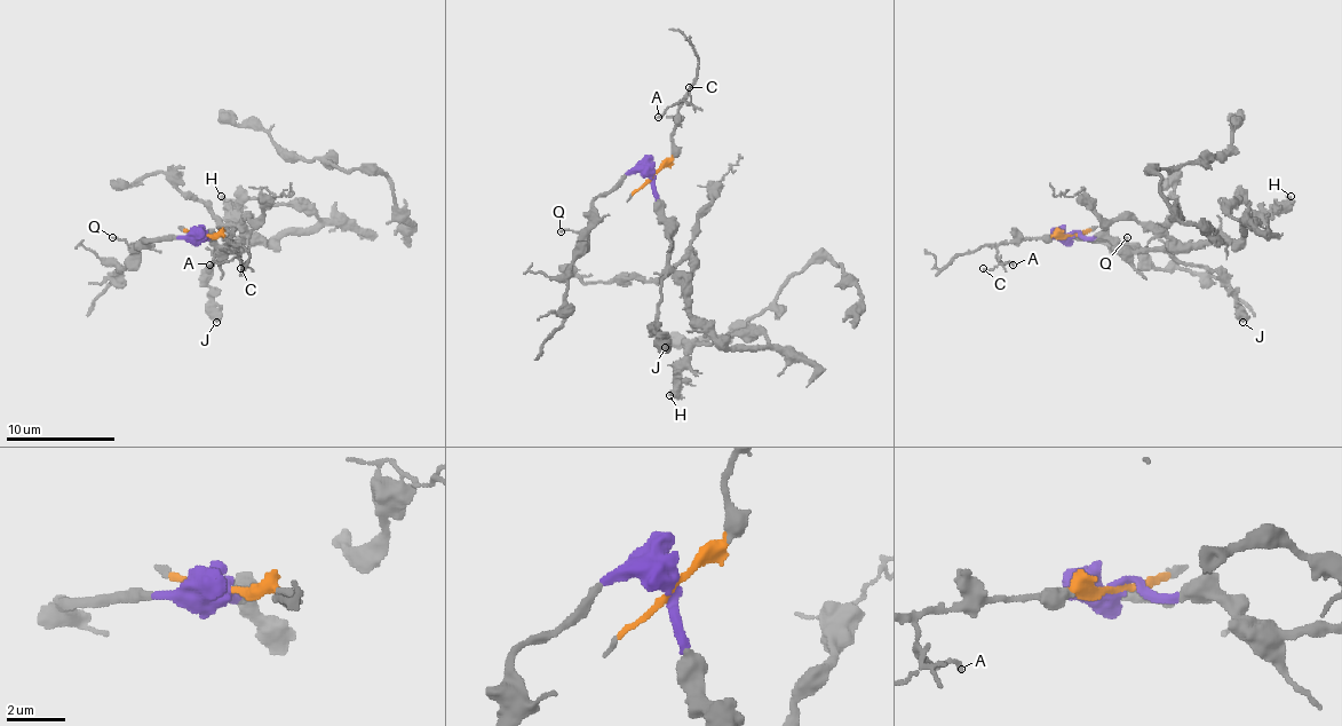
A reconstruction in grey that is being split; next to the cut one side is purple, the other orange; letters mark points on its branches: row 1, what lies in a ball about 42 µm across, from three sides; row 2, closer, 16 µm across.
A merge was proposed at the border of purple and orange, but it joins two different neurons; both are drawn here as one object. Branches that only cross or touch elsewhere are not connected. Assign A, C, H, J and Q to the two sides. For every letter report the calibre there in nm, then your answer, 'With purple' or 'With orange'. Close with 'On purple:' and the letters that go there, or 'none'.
A: Thickness 140 nm. With orange
C: Thickness 100 nm. With orange
H: Thickness 240 nm. With purple
J: Thickness 650 nm. With purple
Q: Thickness 120 nm. With purple
On purple: H, J, Q

